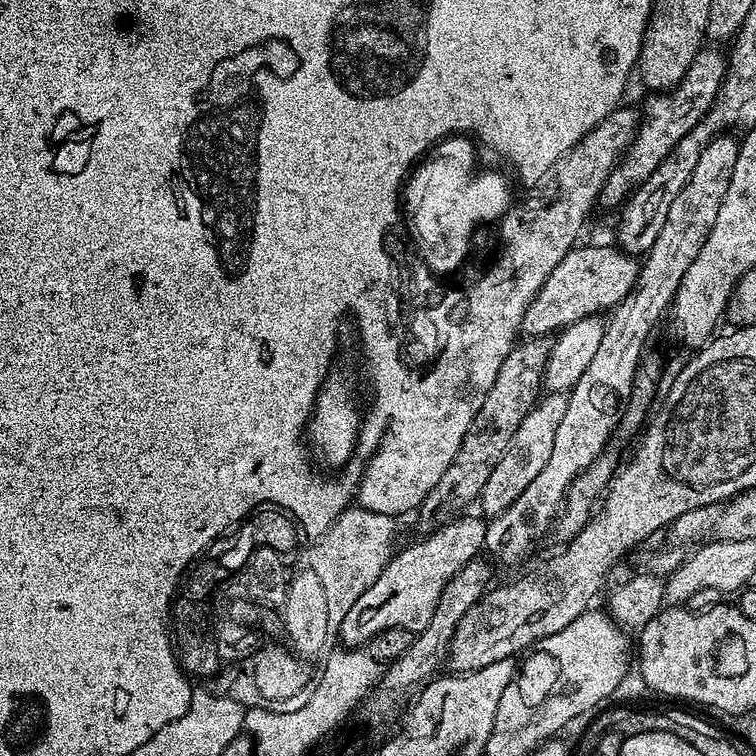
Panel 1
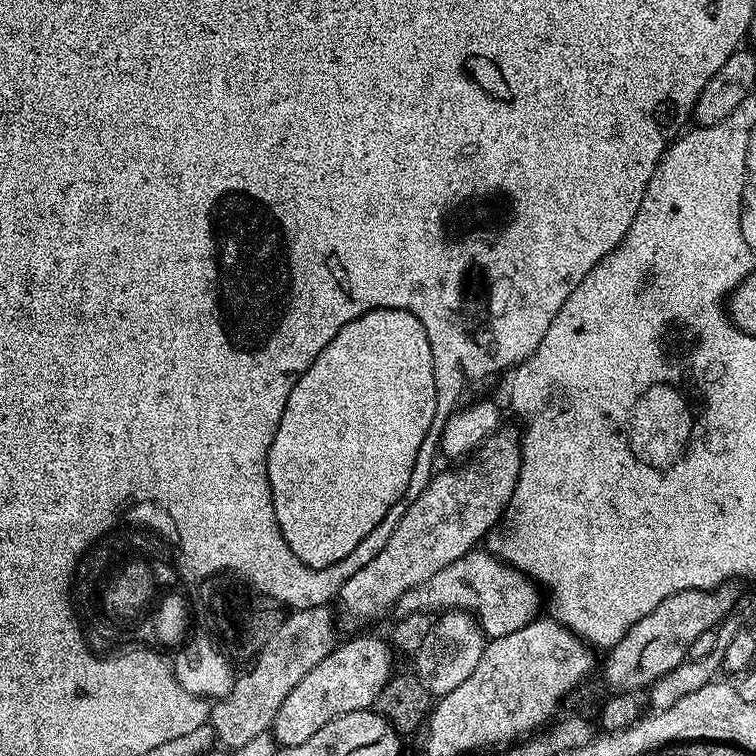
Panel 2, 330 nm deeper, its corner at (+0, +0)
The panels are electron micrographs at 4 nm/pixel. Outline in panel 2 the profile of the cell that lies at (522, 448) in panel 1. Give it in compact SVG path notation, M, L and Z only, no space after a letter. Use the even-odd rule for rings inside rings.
M448 610L441 620L433 623L432 629L422 641L421 648L415 652L414 673L422 685L433 697L439 698L450 694L452 690L462 686L470 674L474 674L474 666L478 666L478 658L482 658L482 650L486 643L484 631L480 628L477 617L463 610Z

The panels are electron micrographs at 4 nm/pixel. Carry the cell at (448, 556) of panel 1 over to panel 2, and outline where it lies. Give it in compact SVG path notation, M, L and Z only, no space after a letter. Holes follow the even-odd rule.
M356 636L345 644L337 643L330 655L322 658L322 662L318 662L318 666L314 666L314 670L286 694L286 702L278 706L278 714L270 729L272 739L280 748L302 746L302 742L318 734L326 722L334 722L334 718L354 710L371 709L394 675L392 654L392 644L376 636Z

